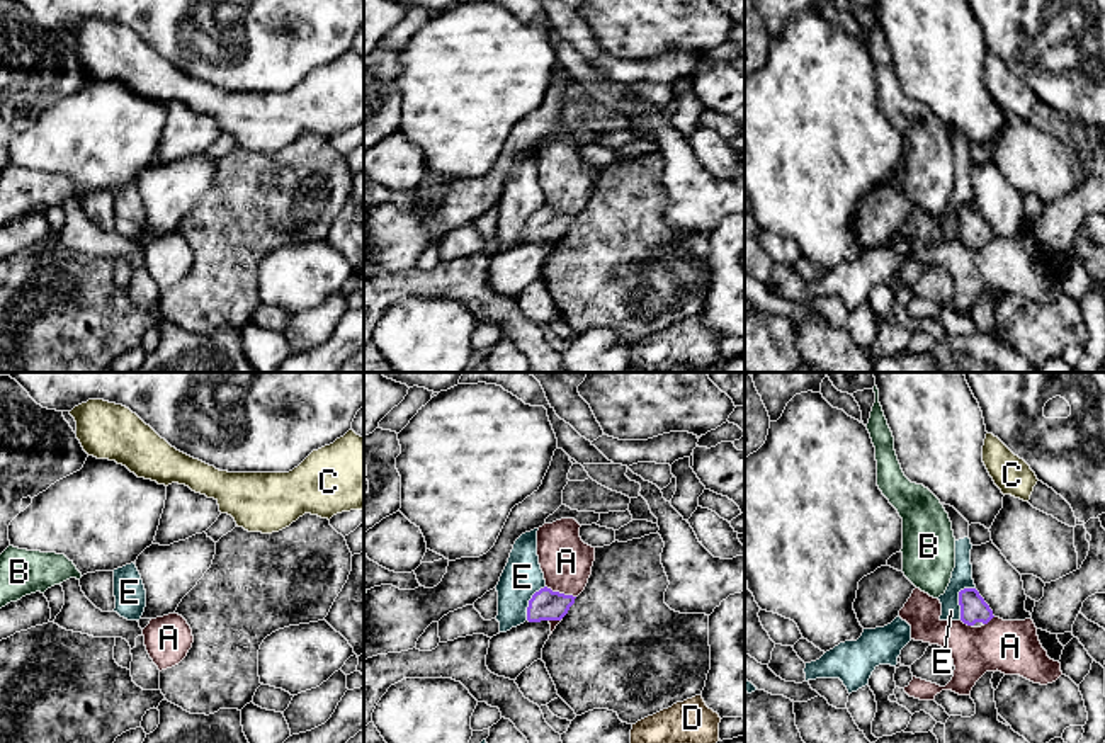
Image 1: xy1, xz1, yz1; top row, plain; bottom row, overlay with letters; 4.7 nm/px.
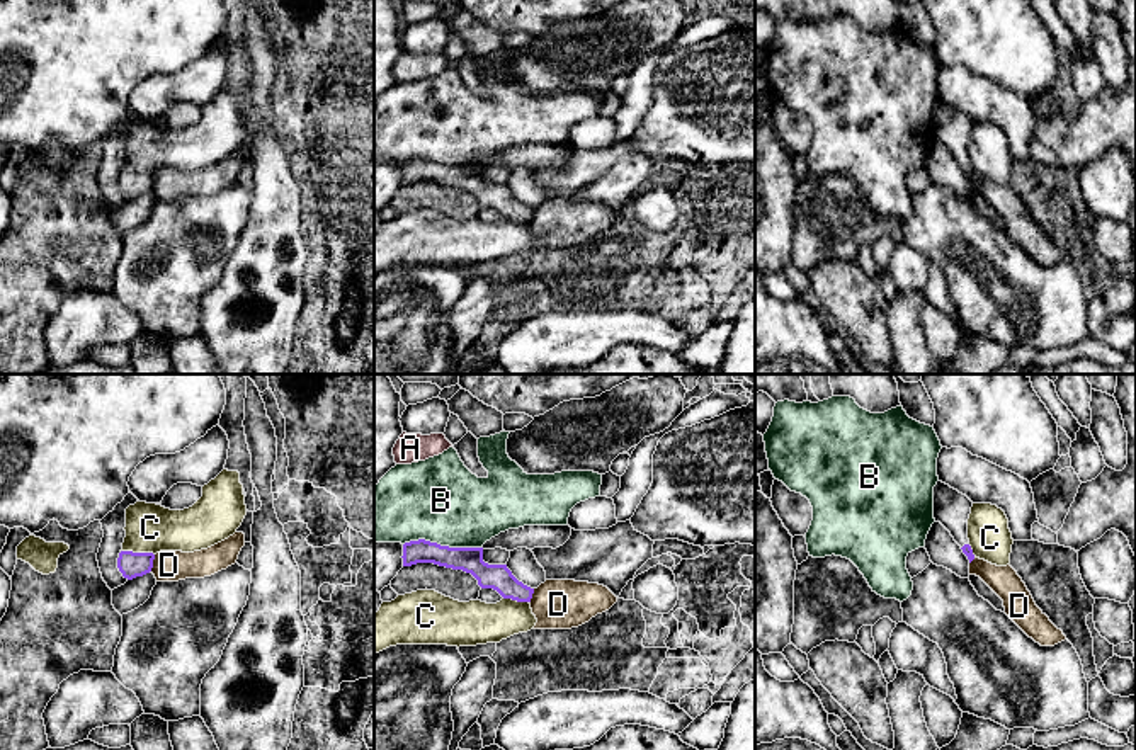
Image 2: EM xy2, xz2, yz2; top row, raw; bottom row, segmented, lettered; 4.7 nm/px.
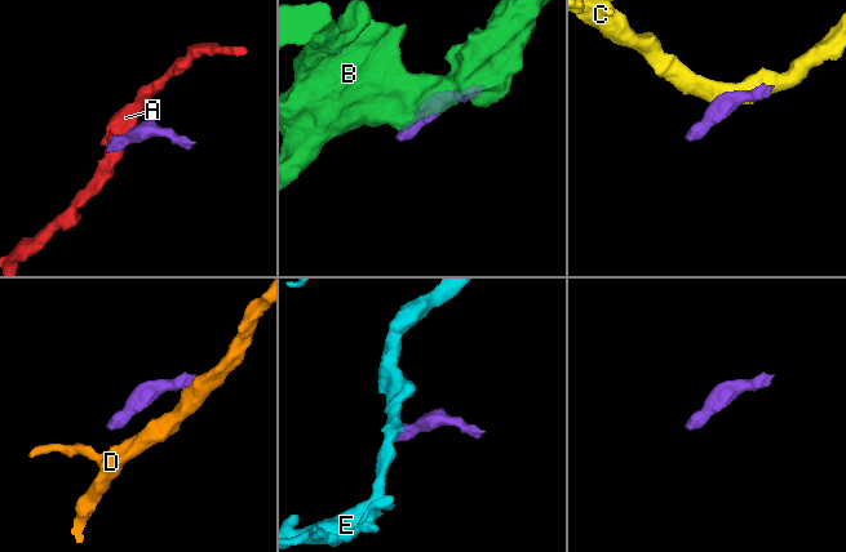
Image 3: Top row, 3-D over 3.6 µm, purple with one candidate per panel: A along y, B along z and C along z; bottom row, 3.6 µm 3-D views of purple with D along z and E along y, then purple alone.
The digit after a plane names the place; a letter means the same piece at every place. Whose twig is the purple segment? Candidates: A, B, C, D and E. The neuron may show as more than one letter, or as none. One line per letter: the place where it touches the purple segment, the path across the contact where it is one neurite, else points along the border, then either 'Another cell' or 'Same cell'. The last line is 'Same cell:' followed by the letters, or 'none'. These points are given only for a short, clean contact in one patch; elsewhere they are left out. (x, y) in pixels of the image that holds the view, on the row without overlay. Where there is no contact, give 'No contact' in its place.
A: Touches purple at xz1 (561, 213). Another cell
B: Touches purple at xz2 (443, 165). Another cell
C: Touches purple at xy2 (138, 172). Boundary: xy2 (121, 169), (150, 170), (153, 174). Another cell
D: Touches purple at xy2 (152, 182). Boundary: xy2 (155, 174), (150, 189). Another cell
E: Touches purple at yz1 (959, 218). Boundary: yz1 (974, 206), (964, 206), (959, 211), (959, 238). Another cell
Same cell: none

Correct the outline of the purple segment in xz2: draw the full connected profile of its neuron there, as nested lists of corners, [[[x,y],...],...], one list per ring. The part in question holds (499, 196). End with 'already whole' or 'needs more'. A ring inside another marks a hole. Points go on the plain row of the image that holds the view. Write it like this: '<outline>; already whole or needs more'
[[[425,158],[403,163],[403,185],[434,182],[471,192],[481,207],[493,207],[503,218],[531,221],[534,207],[519,201],[507,184],[483,180],[483,167],[449,167]]]; already whole

